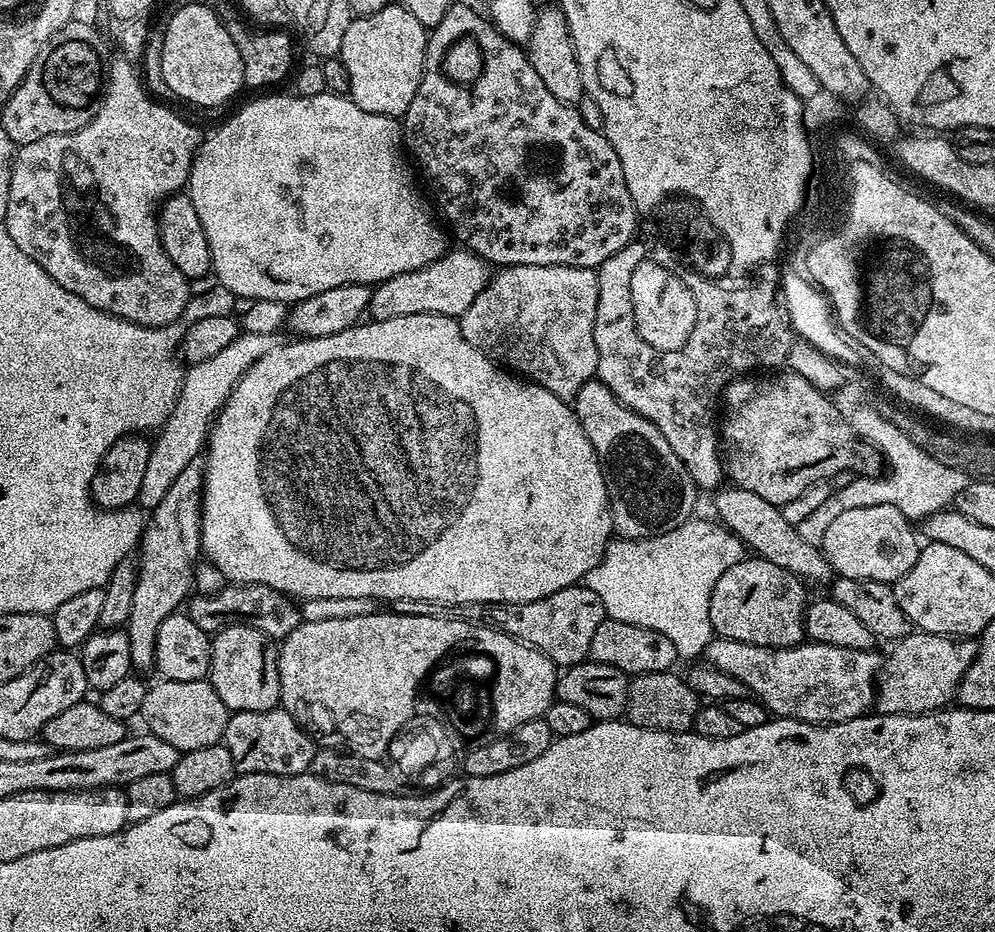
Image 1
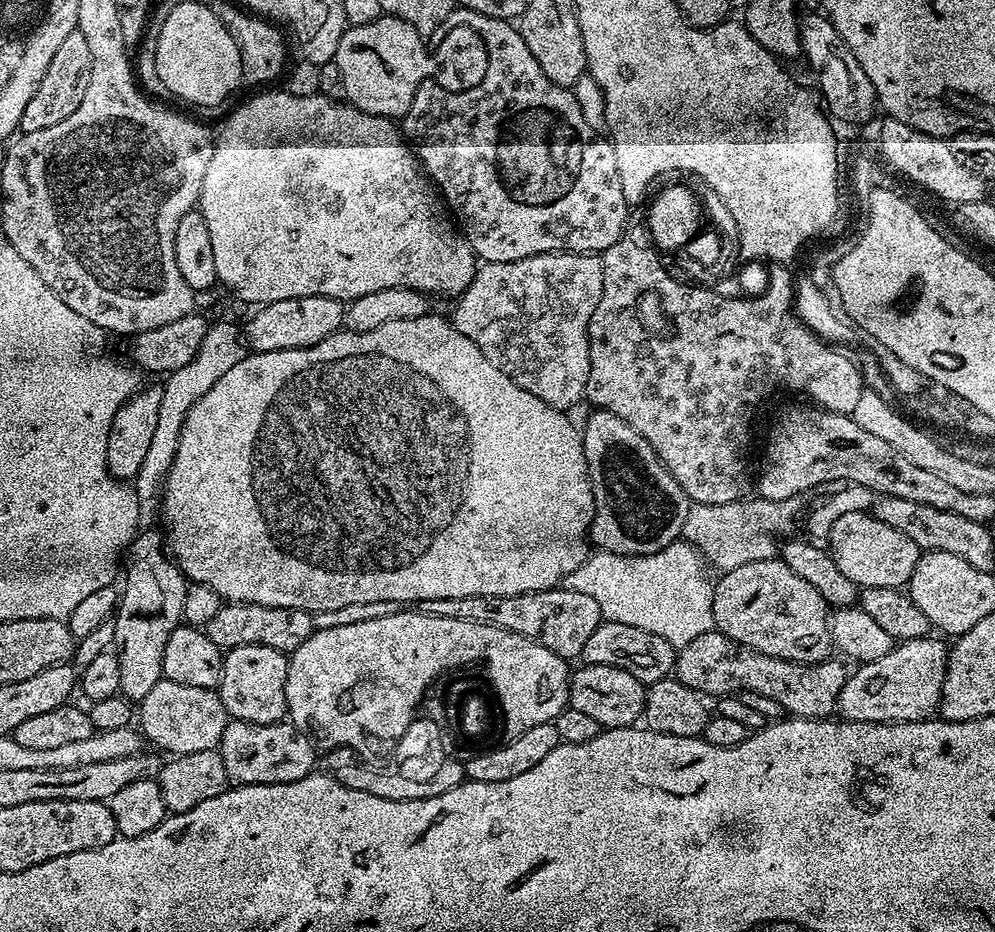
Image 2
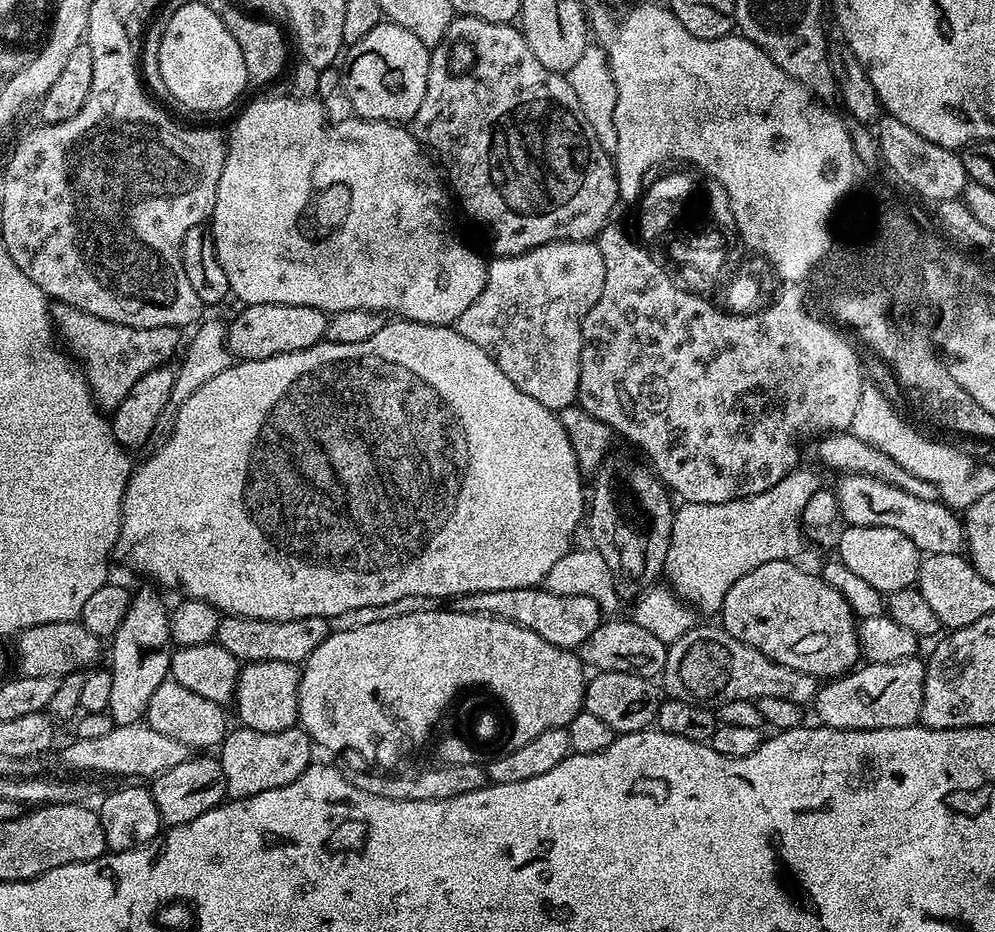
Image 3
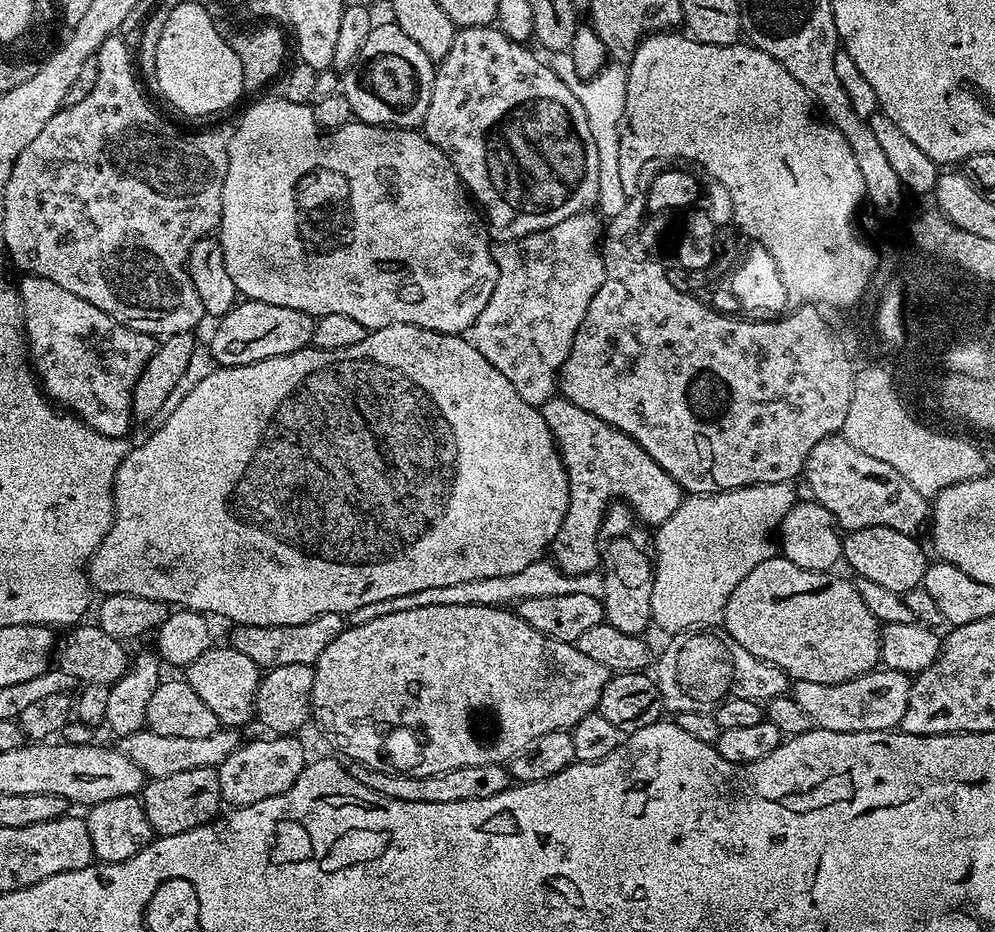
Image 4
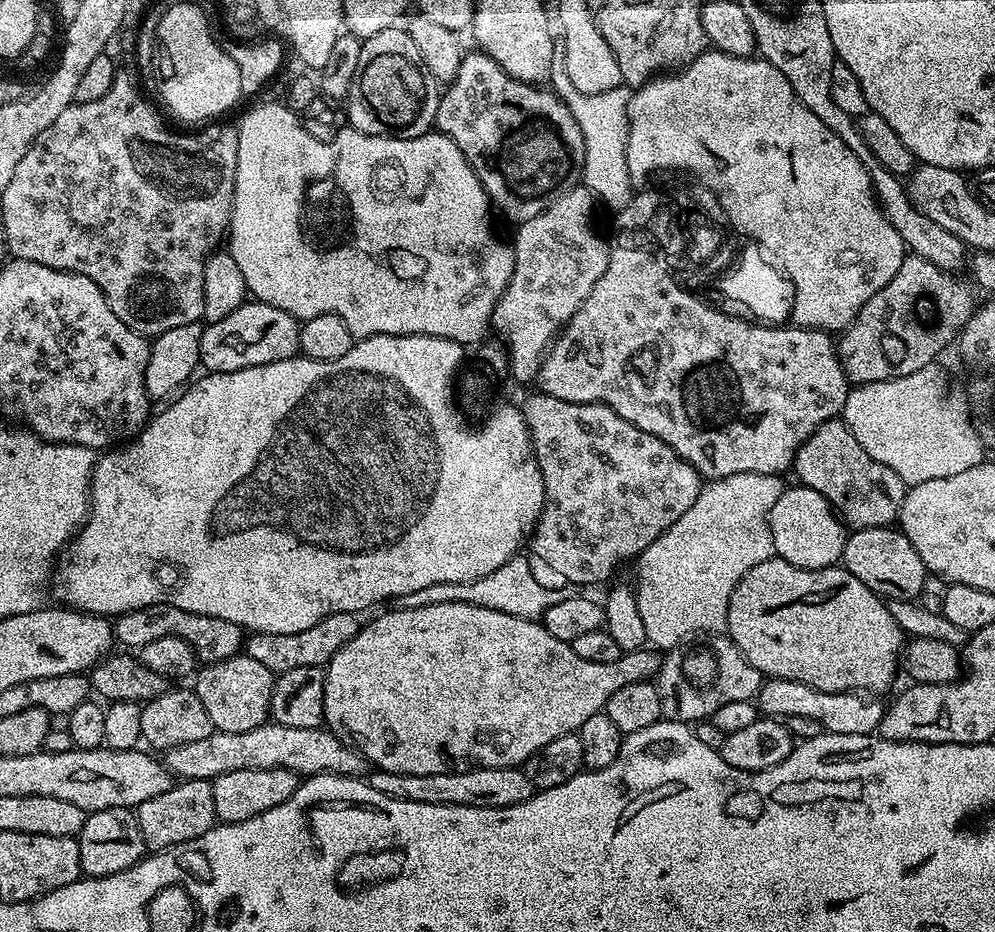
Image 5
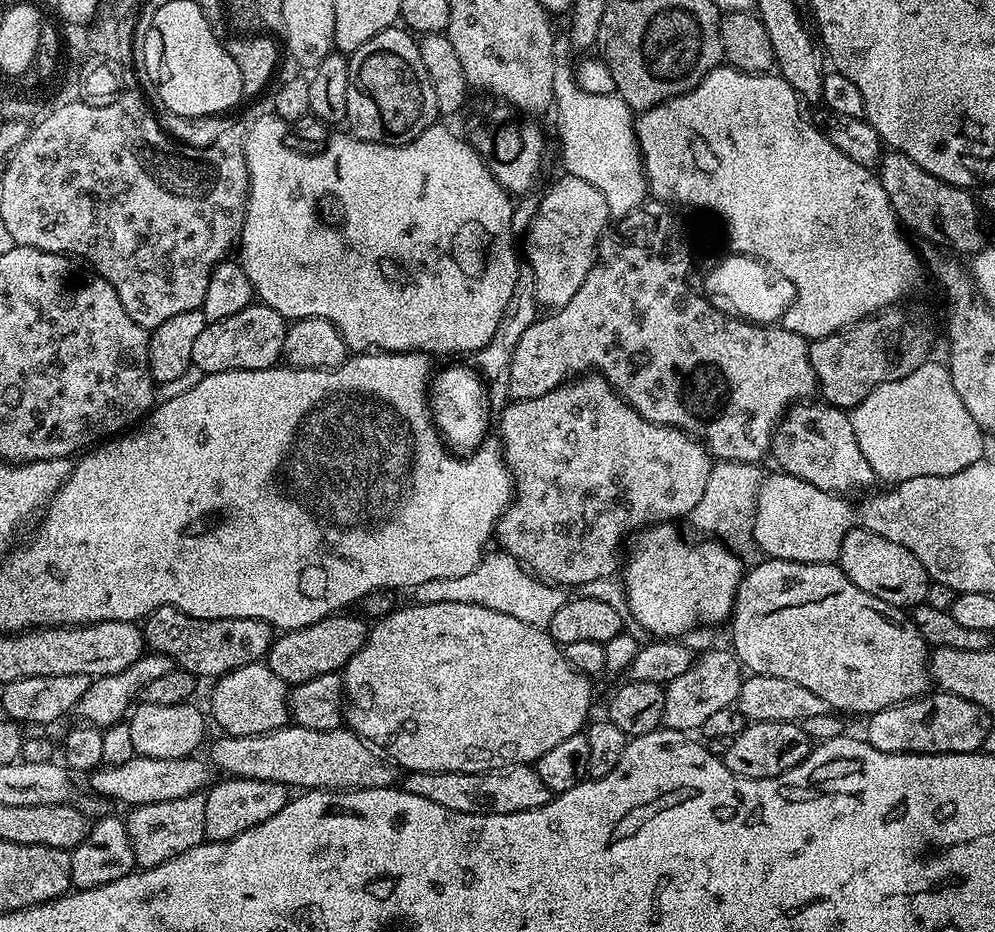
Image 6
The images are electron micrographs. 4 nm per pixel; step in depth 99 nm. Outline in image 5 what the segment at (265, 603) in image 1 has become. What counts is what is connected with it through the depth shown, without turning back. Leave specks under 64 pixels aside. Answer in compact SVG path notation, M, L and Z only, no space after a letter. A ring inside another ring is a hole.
M339 612L322 618L310 630L298 630L298 634L266 634L265 632L254 632L247 637L246 654L254 658L254 662L262 662L266 670L273 674L279 674L286 670L298 670L298 666L314 666L315 668L327 665L328 661L359 634L362 620L357 613Z

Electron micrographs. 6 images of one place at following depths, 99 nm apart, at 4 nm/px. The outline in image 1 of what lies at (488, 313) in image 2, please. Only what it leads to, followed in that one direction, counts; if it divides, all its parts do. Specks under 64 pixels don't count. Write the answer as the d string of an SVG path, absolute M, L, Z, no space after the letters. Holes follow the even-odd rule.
M513 264L501 267L497 272L500 273L497 276L495 273L484 285L482 294L478 294L478 298L474 298L474 302L470 302L470 310L466 310L458 317L462 338L466 338L466 342L470 342L470 346L474 346L479 352L486 354L491 360L496 361L505 369L511 370L515 375L550 390L550 394L554 394L558 398L571 401L578 394L578 390L582 390L582 386L586 386L586 382L596 376L596 367L598 366L598 346L594 346L594 318L598 314L598 286L600 285L597 269L579 268L578 266Z

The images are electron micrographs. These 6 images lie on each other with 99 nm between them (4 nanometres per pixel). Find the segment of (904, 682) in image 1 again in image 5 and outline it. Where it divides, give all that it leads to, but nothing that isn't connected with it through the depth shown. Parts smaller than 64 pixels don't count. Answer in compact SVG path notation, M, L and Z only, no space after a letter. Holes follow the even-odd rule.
M768 678L761 683L760 693L754 698L759 711L768 718L789 718L791 716L814 718L824 732L870 736L879 729L884 717L885 705L868 694L855 692L823 692L814 690L797 680Z

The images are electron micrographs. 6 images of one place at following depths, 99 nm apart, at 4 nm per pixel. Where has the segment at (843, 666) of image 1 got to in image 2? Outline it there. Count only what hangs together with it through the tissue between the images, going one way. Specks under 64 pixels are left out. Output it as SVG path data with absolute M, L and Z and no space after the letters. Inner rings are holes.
M713 630L694 638L694 642L677 651L674 676L690 686L690 690L708 698L753 691L774 699L781 704L785 713L793 717L819 720L831 717L837 711L838 694L846 679L846 671L839 664L841 661L835 659L820 660L816 664L795 664L762 654Z

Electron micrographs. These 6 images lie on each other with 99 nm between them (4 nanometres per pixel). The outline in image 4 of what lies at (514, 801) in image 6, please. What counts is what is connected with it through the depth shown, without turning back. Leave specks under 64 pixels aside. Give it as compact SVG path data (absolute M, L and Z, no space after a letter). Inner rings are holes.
M502 764L462 766L458 770L446 770L437 776L401 776L399 772L379 772L369 768L363 781L370 790L380 796L389 796L391 800L466 802L474 798L494 798L494 794L502 794L510 787L510 772Z

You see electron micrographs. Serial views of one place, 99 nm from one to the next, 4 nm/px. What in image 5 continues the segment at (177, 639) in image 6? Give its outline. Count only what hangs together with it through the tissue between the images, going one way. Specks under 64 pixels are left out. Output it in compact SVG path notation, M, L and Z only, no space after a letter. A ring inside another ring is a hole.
M155 604L138 610L123 612L114 620L114 640L117 645L125 644L125 649L139 650L149 642L158 642L158 638L177 636L192 645L197 661L201 665L222 662L231 656L241 655L246 644L245 629L234 622L223 620L217 616L194 614L190 610L178 610L178 606ZM133 648L133 649L132 649Z

